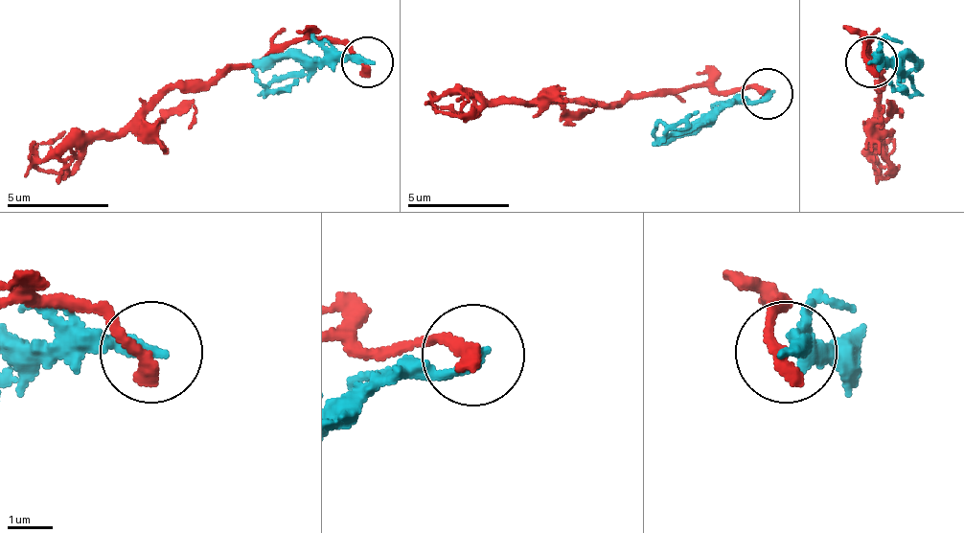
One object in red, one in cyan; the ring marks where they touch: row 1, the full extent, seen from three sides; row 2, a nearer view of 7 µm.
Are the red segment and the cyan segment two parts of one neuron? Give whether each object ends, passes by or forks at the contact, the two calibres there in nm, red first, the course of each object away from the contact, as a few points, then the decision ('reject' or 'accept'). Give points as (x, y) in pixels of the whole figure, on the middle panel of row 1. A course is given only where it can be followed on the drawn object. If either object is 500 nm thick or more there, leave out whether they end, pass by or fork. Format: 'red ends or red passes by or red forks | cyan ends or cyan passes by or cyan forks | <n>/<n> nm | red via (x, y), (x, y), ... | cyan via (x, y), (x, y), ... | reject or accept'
red ends | cyan ends | 380/280 nm | red via (768, 92), (687, 87), (605, 103), (482, 103), (451, 92), (426, 103) | cyan via (768, 92), (712, 107), (681, 133), (656, 118) | reject

